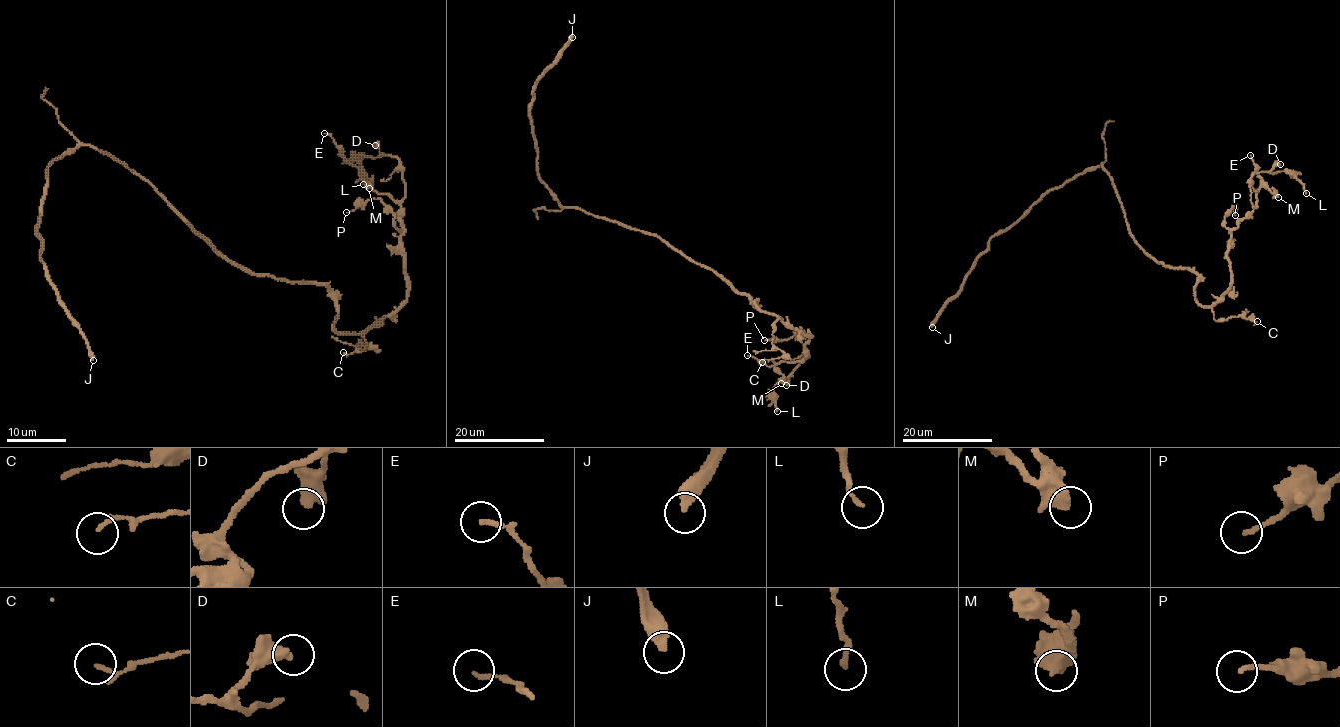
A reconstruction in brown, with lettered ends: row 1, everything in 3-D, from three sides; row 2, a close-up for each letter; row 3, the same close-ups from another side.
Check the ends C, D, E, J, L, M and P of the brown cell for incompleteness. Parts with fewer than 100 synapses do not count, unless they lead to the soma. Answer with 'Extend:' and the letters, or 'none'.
Extend: J

